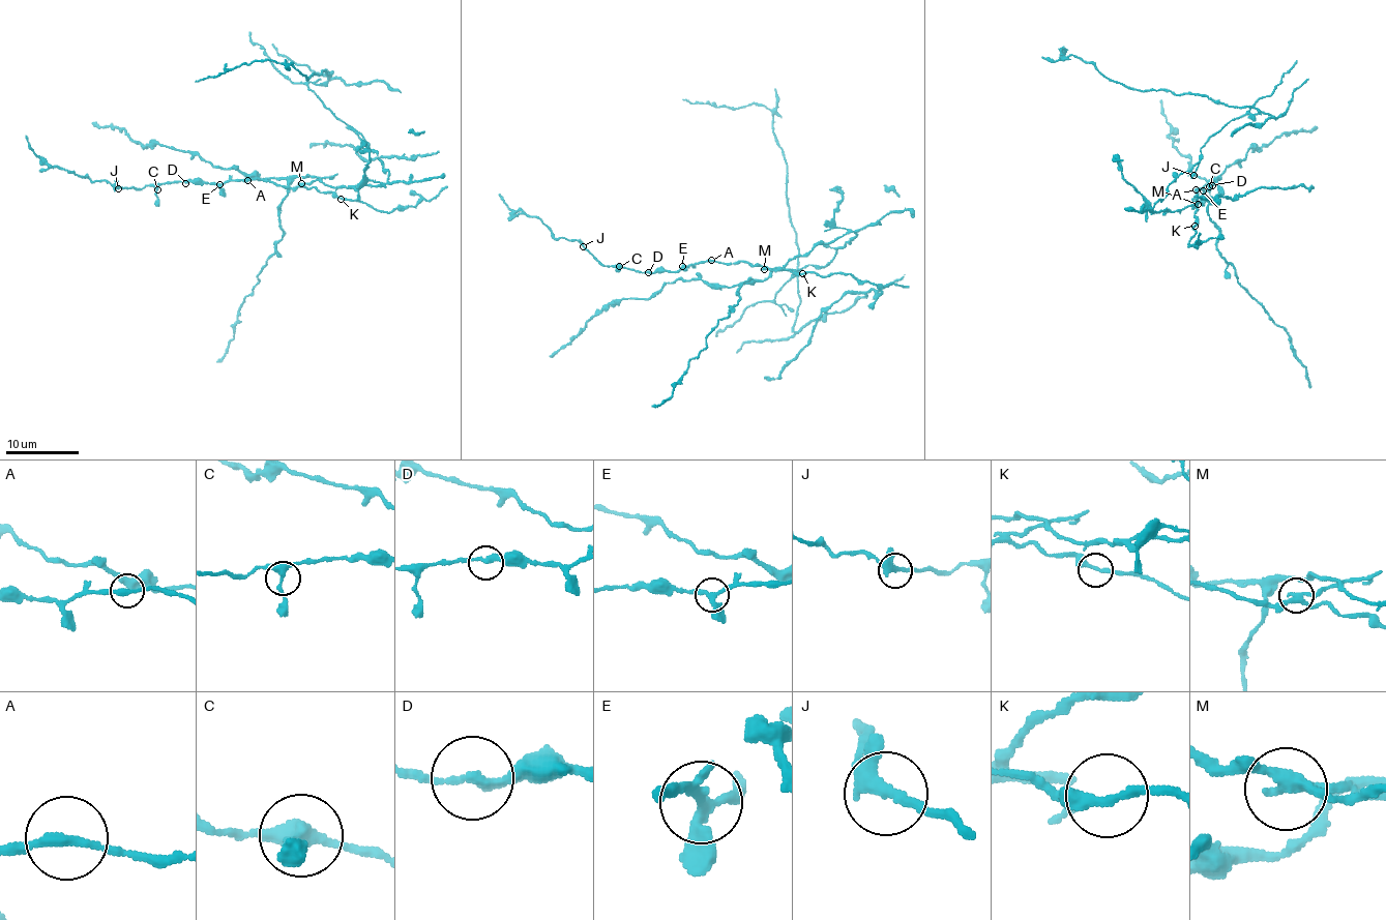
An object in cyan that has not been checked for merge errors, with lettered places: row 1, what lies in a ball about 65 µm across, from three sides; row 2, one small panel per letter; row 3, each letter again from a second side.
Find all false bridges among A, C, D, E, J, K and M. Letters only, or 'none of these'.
M

